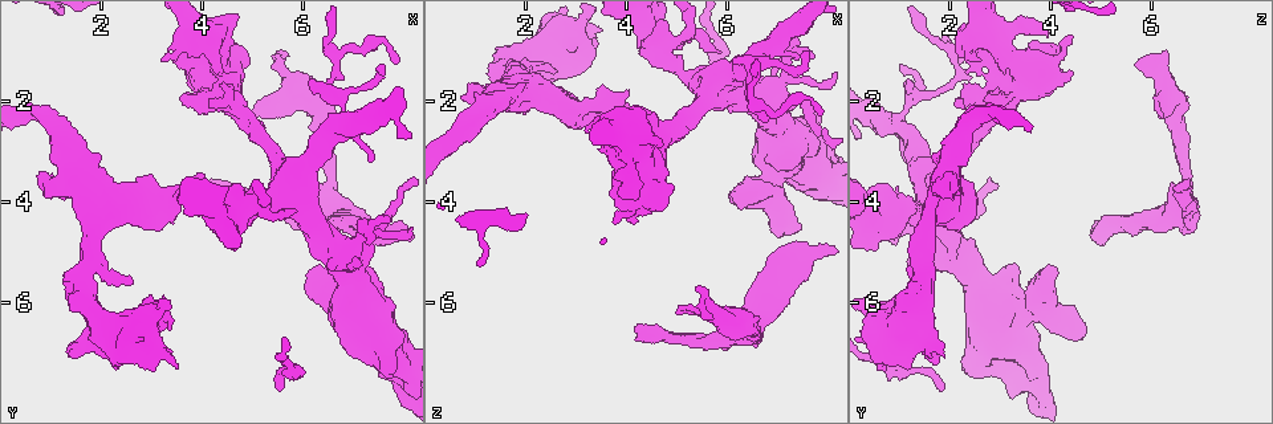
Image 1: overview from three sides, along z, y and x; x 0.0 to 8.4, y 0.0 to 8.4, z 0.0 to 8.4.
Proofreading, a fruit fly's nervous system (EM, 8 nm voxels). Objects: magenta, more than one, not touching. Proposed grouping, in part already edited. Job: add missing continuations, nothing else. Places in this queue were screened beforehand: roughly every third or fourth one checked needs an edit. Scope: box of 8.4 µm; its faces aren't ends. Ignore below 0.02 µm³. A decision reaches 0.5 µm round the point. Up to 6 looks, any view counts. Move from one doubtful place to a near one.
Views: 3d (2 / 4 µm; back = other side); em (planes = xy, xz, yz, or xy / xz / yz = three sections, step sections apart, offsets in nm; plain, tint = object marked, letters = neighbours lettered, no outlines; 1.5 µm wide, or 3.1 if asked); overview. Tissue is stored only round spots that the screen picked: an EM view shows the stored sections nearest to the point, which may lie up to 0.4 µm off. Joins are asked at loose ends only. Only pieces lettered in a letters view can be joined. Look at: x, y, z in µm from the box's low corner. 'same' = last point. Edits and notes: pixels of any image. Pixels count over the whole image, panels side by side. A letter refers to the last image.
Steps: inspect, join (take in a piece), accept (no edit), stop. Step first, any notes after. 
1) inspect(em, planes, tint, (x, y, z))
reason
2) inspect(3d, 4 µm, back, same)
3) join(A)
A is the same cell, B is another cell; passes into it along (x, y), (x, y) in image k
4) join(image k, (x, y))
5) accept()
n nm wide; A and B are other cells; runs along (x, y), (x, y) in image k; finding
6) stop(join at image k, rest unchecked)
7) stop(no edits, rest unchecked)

inspect(em, planes, letters, (2.60, 7.15, 0.70))
thick end

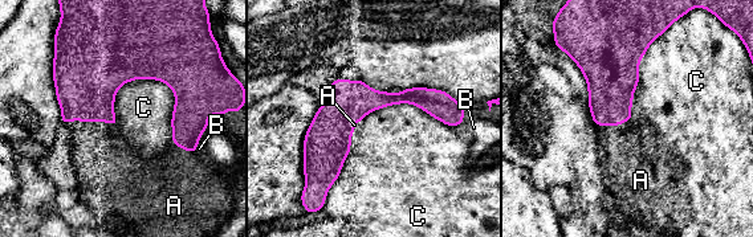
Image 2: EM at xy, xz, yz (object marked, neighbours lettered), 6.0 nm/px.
join(A)
C touches over 480 nm; A is the same cell, B and C are other cells; the neuron continues

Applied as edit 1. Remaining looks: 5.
inspect(overview)

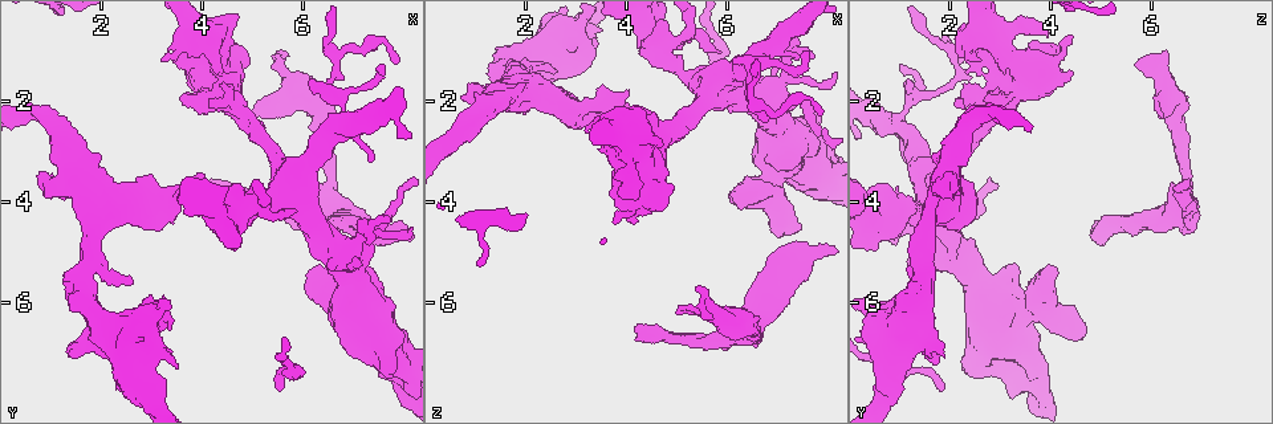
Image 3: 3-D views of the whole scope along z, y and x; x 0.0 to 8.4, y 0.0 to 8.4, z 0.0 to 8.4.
inspect(3d, 2 µm, back, (7.50, 1.30, 1.05))
an open end

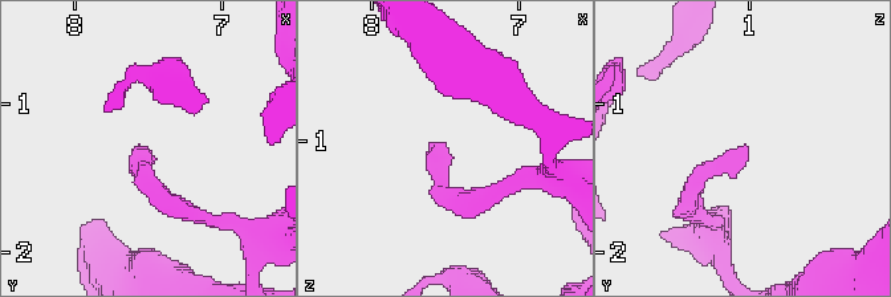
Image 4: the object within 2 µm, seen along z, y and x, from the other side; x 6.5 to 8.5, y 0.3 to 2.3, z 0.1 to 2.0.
inspect(em, planes, letters, (7.58, 1.28, 1.04))
now the EM

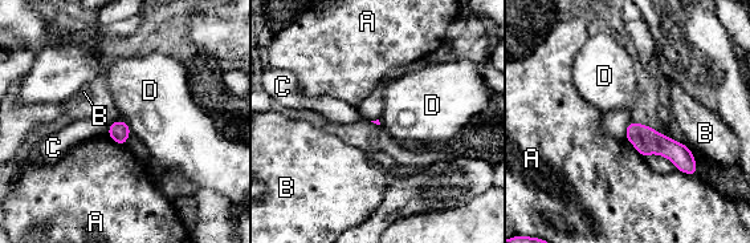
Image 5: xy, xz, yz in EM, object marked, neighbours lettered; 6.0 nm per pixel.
accept()
A, B, C and D are other cells; runs along (631, 126), (693, 170) in image 5; no lettered piece goes on from it

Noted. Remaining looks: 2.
stop(join at image 2, rest unchecked)

